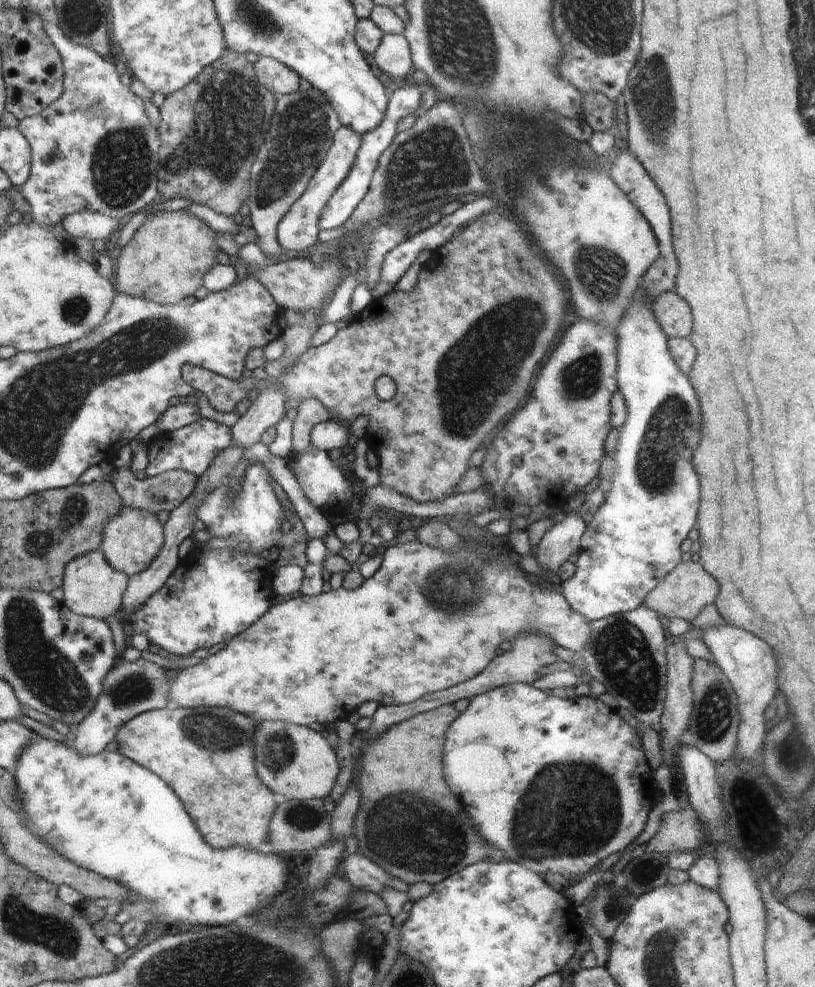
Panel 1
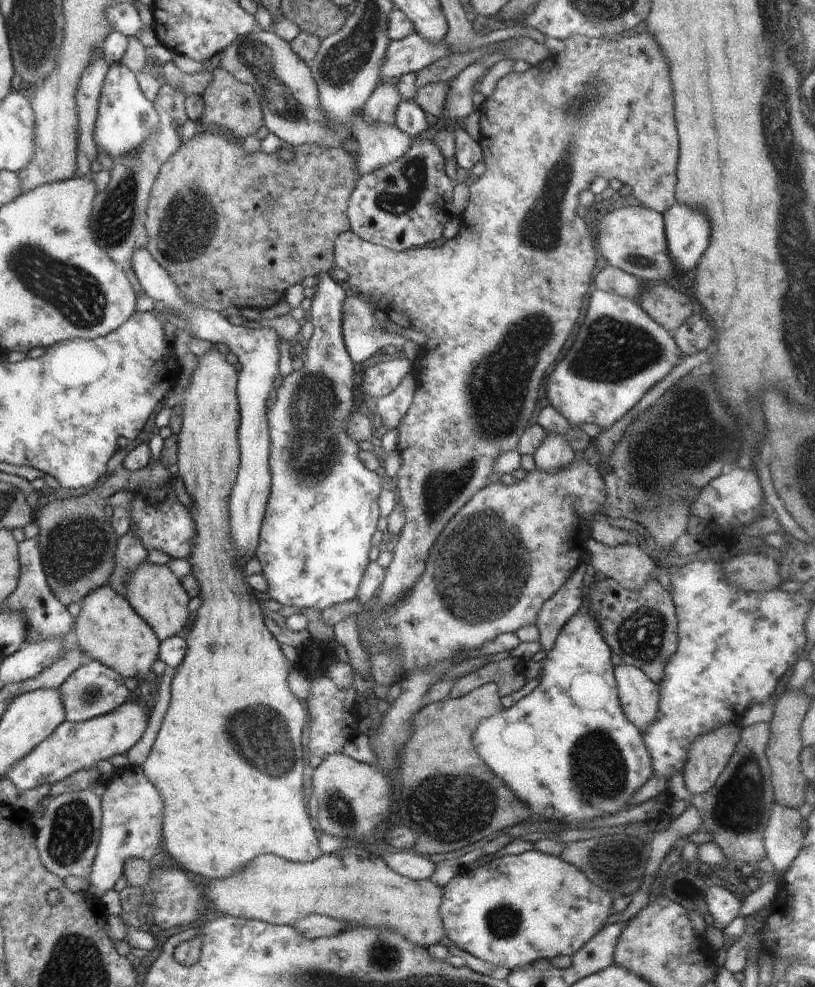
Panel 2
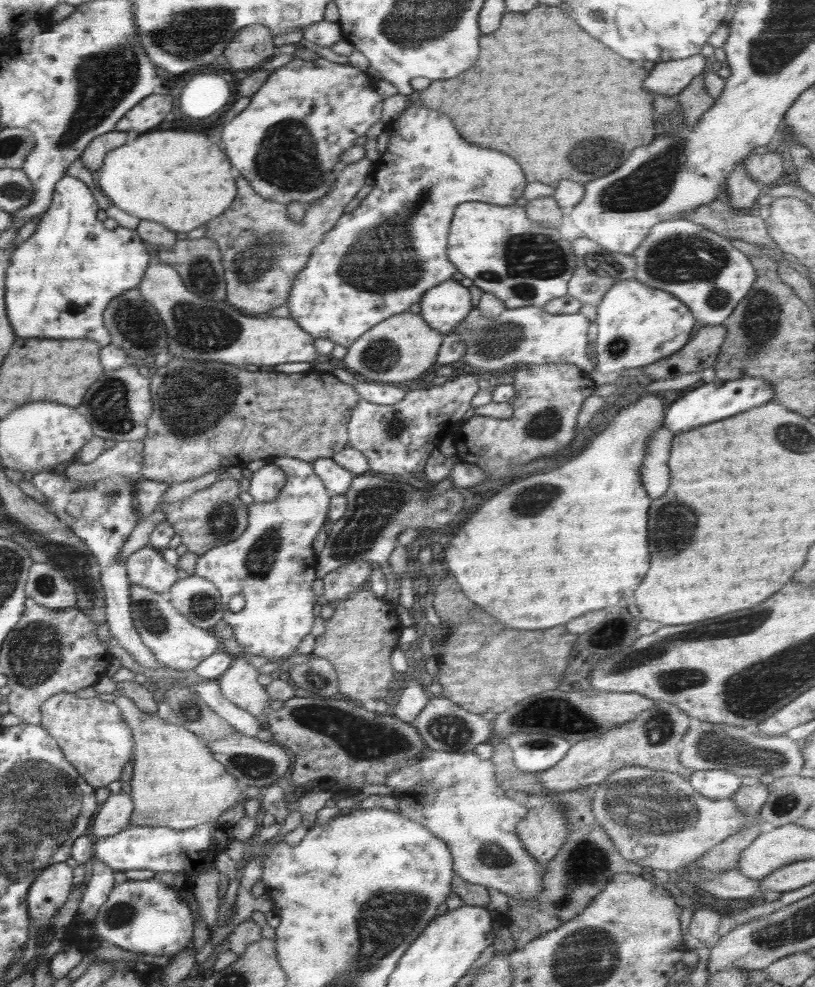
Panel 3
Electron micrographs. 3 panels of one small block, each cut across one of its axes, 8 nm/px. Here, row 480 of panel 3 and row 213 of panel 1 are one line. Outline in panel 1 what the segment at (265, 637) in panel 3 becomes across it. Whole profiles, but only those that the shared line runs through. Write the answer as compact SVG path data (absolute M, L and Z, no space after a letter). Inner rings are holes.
M340 126L334 133L332 146L328 149L326 156L321 160L321 164L312 175L303 195L290 207L290 210L283 216L277 226L278 244L283 250L308 250L310 246L317 244L317 237L321 231L319 220L322 216L325 204L330 200L334 191L343 183L348 176L357 150L360 148L361 135L356 134L351 128Z

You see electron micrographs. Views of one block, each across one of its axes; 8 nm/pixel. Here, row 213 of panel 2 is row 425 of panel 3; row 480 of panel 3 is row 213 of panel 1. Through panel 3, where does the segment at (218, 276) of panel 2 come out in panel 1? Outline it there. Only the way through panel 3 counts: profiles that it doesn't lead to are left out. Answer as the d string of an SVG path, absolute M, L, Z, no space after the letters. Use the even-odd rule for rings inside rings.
M185 210L176 212L161 211L149 217L126 245L121 247L117 258L114 278L116 288L122 294L134 297L144 297L159 305L175 305L187 296L192 296L203 285L206 271L216 264L216 252L221 250L214 241L216 233L198 217L189 215Z

